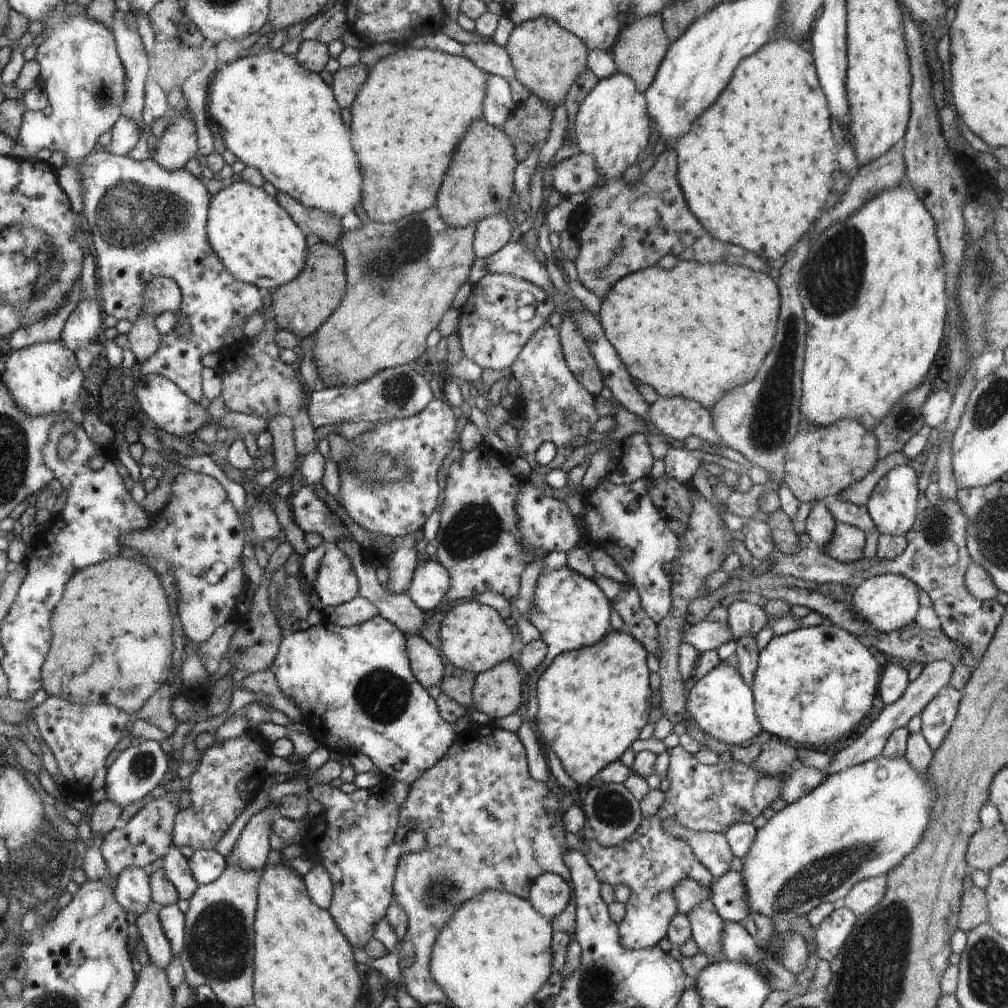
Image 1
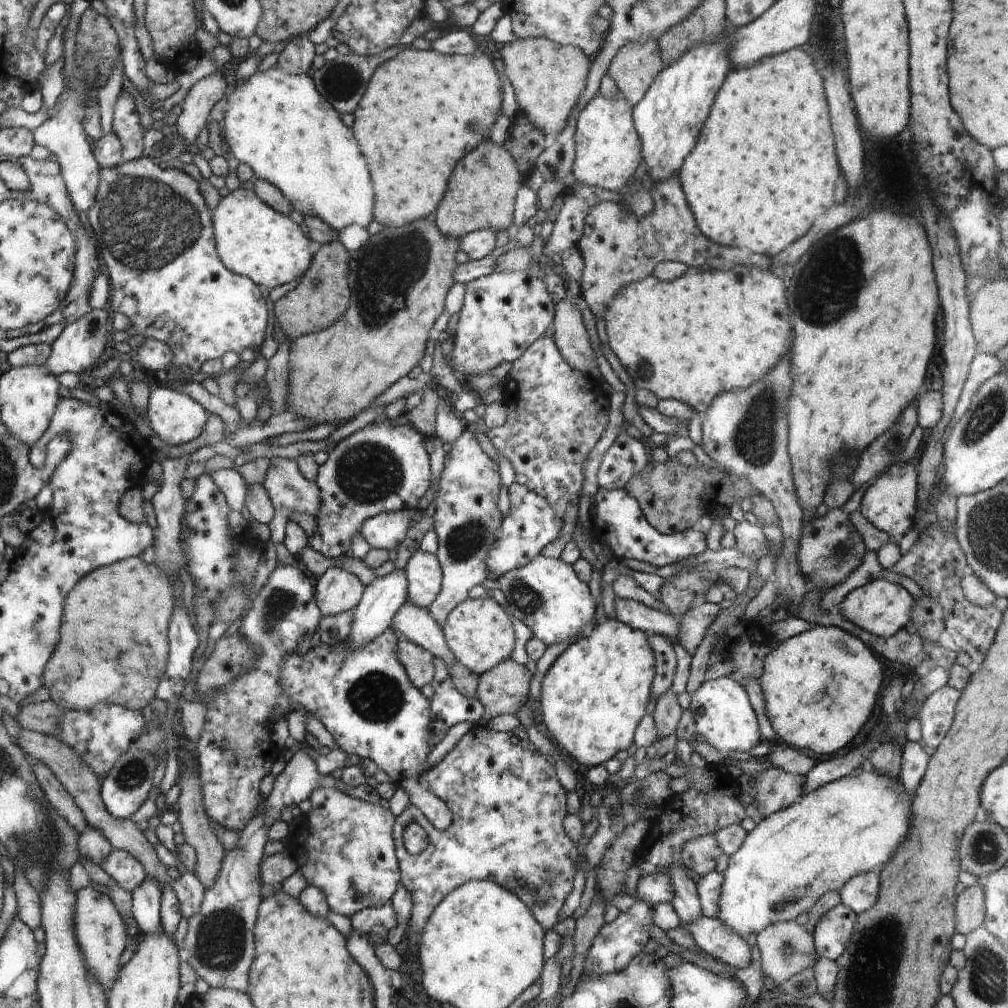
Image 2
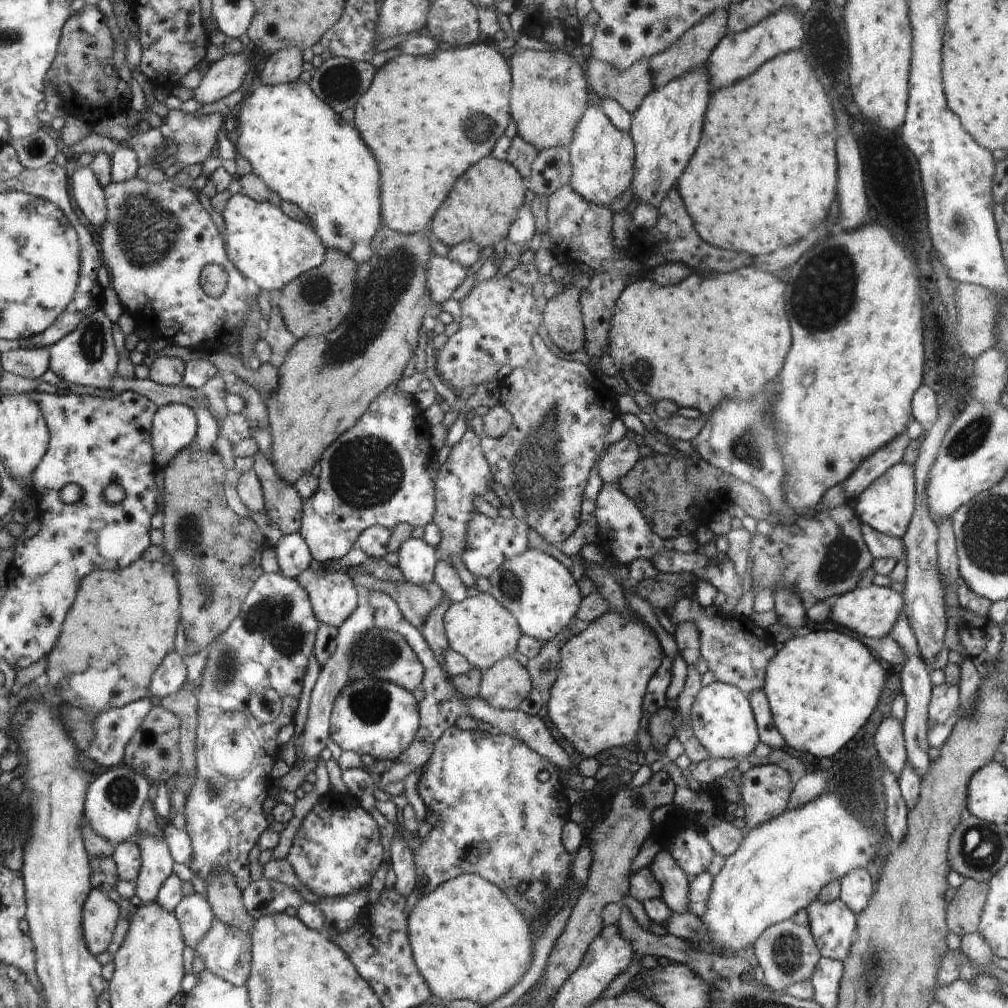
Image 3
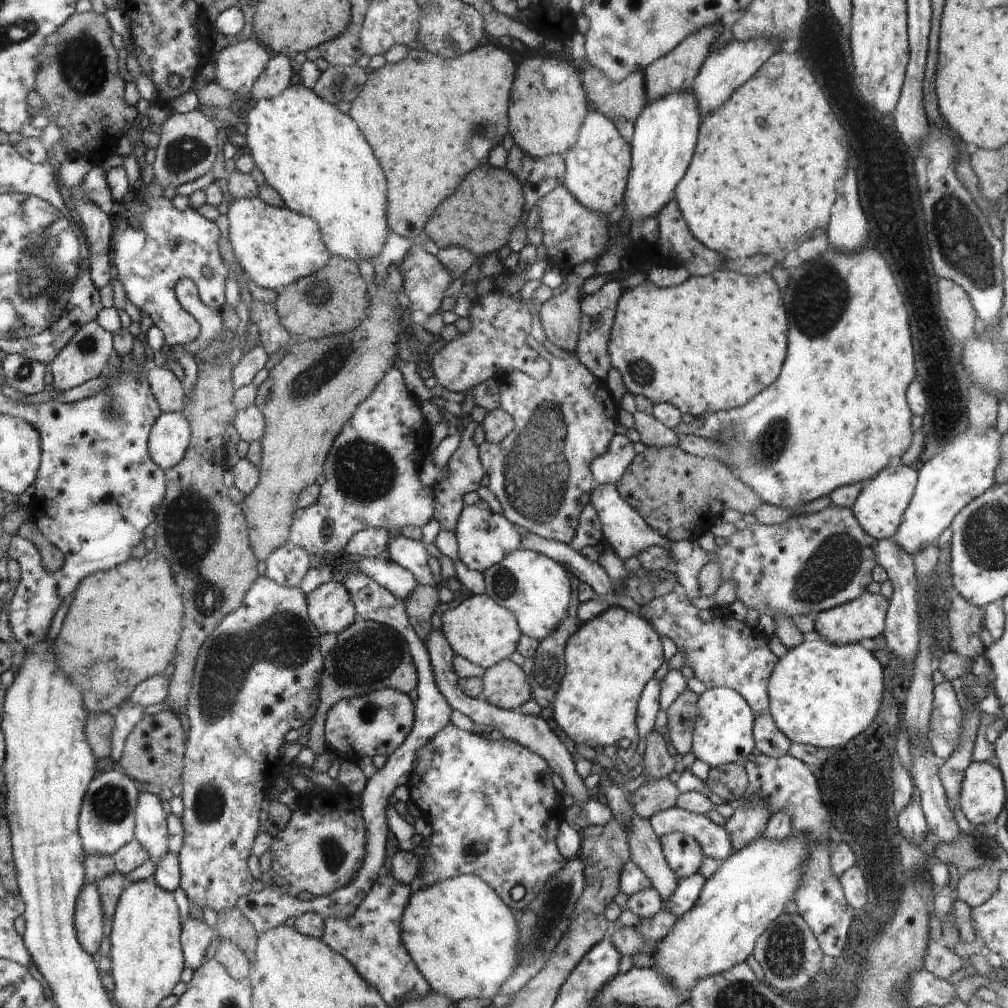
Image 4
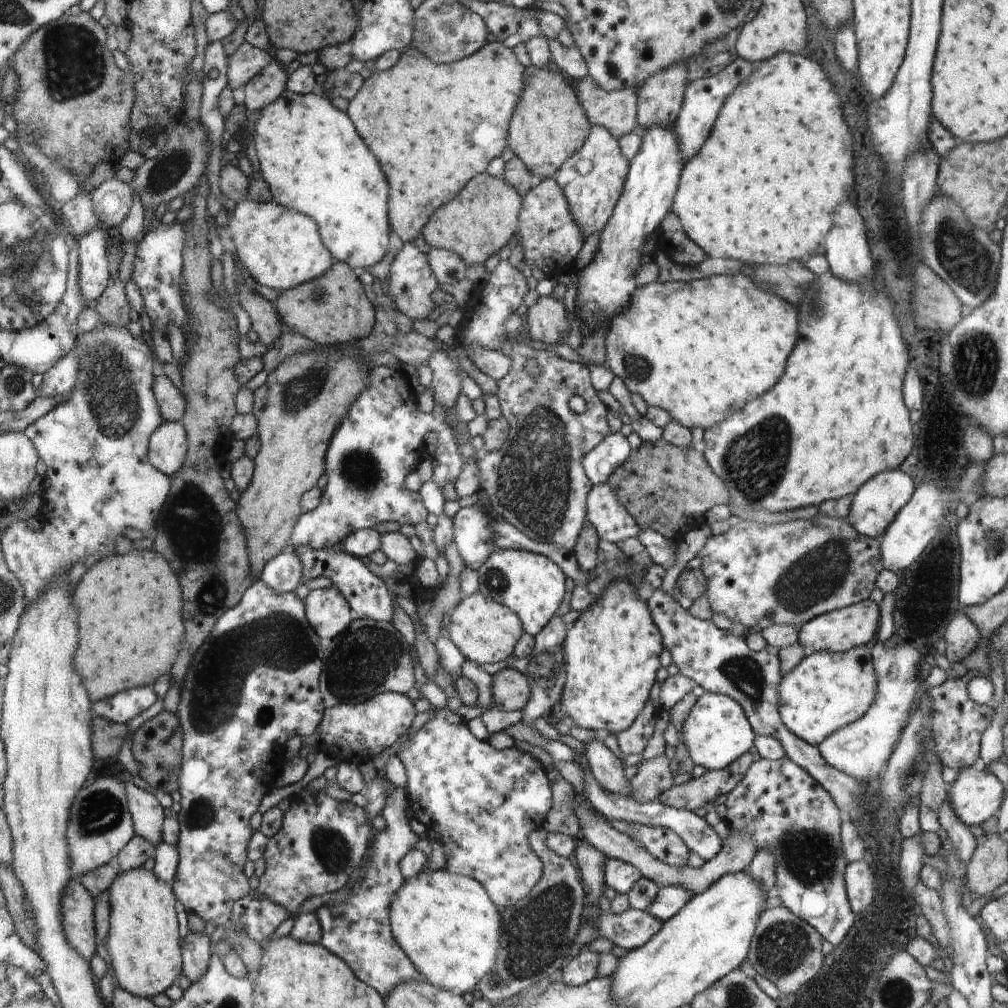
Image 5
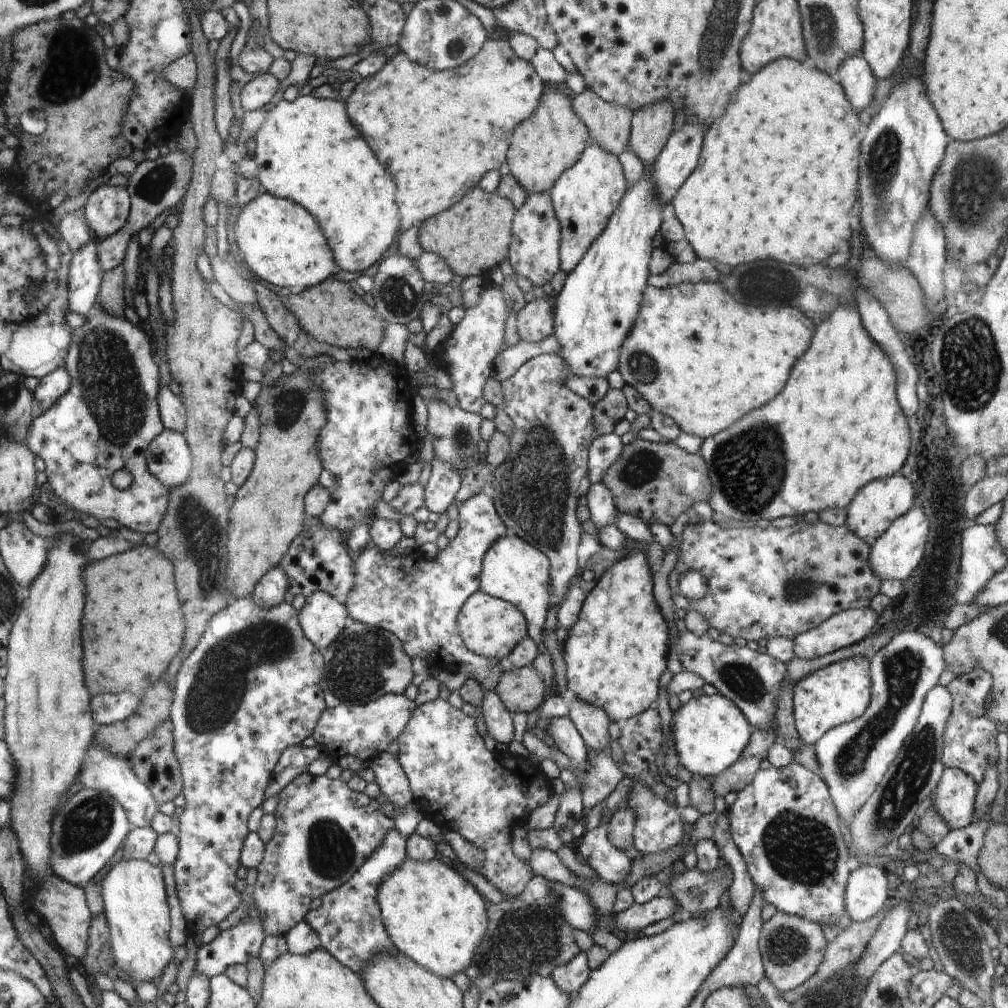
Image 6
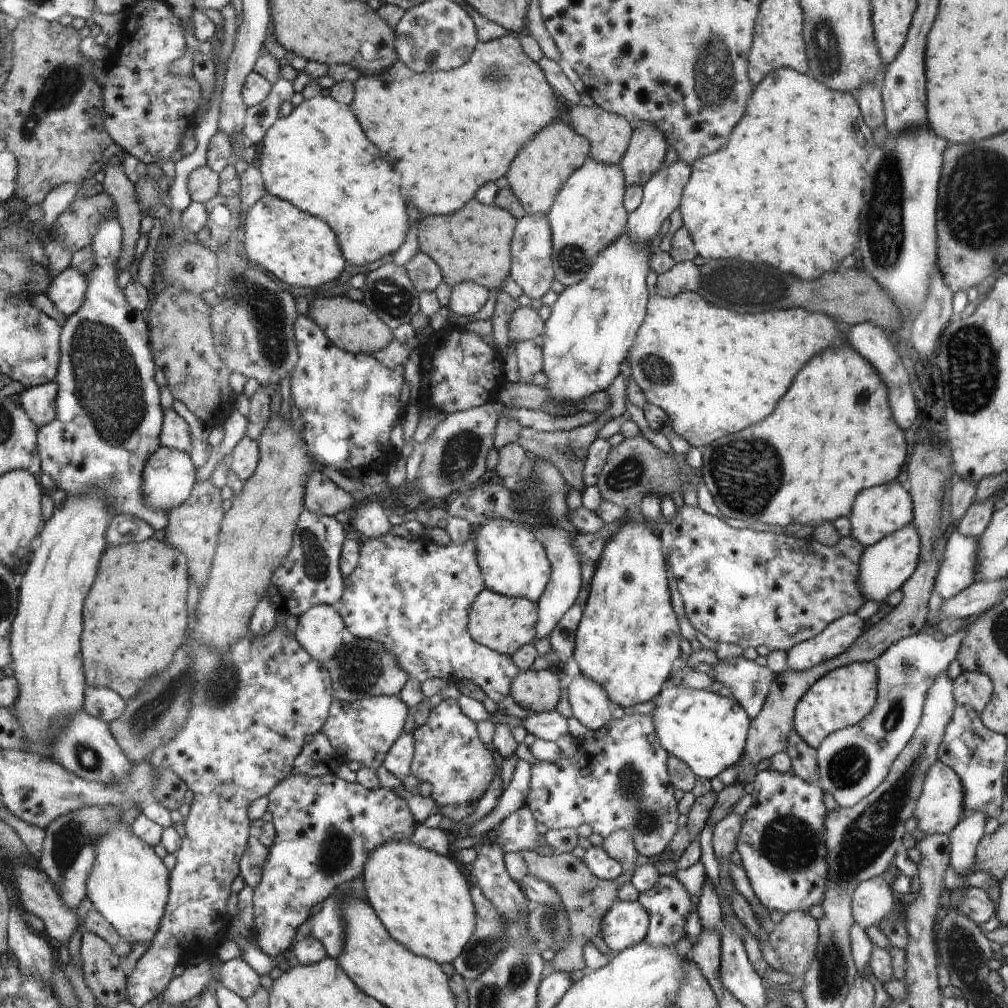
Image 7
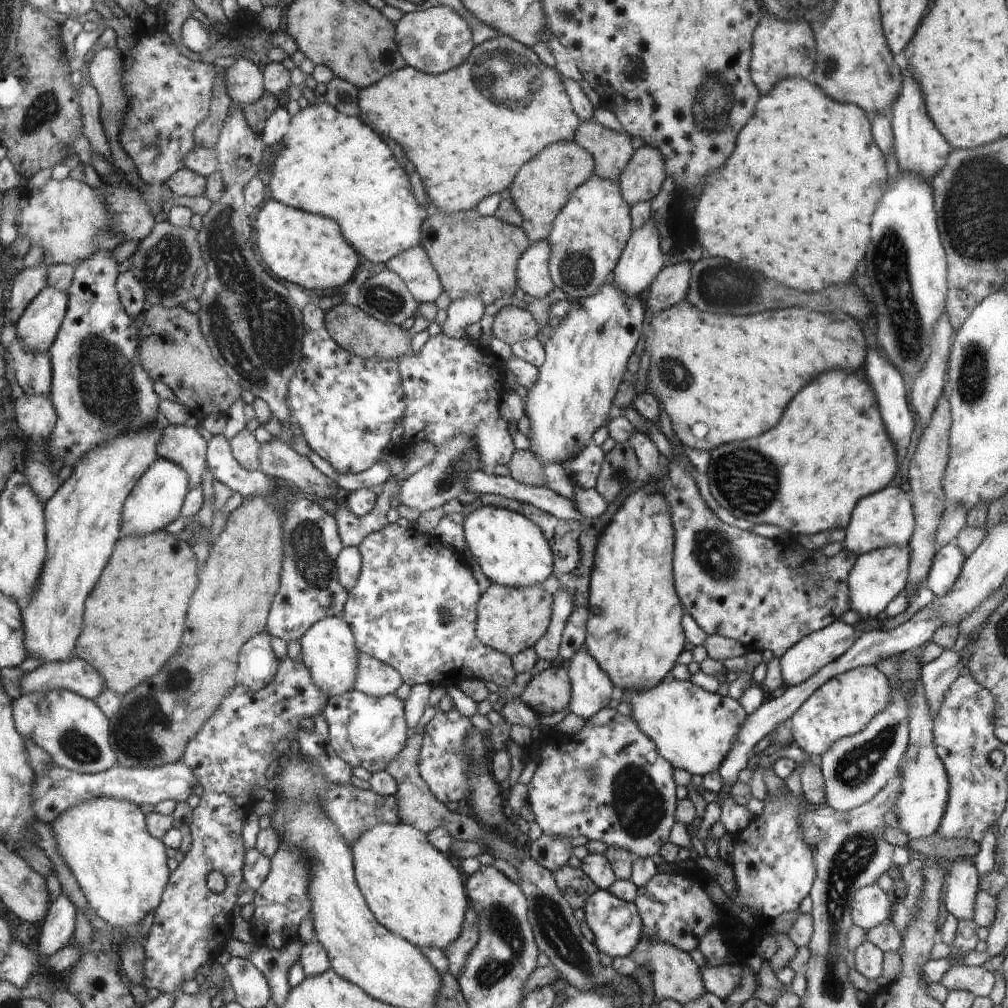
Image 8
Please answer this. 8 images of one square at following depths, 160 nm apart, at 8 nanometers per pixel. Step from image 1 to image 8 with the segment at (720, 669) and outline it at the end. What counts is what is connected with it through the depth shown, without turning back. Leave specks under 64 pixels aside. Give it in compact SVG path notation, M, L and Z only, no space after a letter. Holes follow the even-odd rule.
M672 676L652 689L623 691L626 702L632 706L630 718L653 739L658 752L674 768L684 769L693 776L706 776L722 766L748 718L748 712L738 700L710 693Z

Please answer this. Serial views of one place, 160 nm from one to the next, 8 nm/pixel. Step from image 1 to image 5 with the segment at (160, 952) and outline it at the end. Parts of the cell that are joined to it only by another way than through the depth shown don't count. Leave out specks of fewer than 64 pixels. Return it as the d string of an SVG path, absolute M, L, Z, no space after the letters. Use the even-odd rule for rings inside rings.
M126 779L126 784L137 835L154 841L156 845L162 843L165 821L162 802L158 800L158 796L136 786L134 782Z

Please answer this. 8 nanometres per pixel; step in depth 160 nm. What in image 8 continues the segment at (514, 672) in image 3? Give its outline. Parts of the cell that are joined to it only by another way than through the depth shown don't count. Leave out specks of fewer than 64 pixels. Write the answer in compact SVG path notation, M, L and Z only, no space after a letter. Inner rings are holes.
M551 666L541 671L532 677L518 698L538 716L544 716L544 710L564 710L572 700L572 683L566 669Z

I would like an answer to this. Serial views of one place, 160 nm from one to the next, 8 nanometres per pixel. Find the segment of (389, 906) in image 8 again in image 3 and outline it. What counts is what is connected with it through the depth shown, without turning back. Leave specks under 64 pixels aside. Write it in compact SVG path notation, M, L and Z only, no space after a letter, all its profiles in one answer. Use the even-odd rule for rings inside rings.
M462 873L460 876L451 878L449 881L439 884L432 892L420 895L414 908L409 912L407 917L407 937L413 952L413 960L425 980L428 988L430 988L434 996L438 996L443 1002L446 1001L463 1001L464 999L482 1003L484 1006L508 992L529 969L532 962L532 940L530 940L530 928L524 920L524 916L520 914L518 908L508 900L506 895L500 888L490 883L489 879L482 878L479 874Z

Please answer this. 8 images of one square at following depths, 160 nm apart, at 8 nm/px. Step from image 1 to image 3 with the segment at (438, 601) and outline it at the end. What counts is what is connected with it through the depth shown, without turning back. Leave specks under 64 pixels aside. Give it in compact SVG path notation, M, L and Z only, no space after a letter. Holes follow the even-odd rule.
M408 538L393 557L406 582L417 585L433 582L438 557L436 549L423 538Z

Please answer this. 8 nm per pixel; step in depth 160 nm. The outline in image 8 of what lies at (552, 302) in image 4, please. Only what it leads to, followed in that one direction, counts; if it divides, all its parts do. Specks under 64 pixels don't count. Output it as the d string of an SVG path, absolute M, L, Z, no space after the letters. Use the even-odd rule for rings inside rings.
M507 305L496 313L491 330L494 337L512 346L533 339L541 328L530 311Z

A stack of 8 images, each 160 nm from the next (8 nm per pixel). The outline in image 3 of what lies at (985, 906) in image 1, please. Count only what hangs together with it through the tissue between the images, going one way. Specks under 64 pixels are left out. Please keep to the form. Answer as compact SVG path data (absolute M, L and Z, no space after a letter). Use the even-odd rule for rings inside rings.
M965 878L950 901L949 925L951 933L962 937L968 933L977 932L988 894L988 882L976 882L974 879Z

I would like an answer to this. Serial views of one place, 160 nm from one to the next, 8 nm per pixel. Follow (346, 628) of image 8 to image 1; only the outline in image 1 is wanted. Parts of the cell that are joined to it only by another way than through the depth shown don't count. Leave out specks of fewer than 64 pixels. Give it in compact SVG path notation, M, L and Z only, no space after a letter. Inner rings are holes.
M336 543L325 544L325 556L314 582L315 590L324 605L338 606L352 601L360 593L360 580L352 566L352 560Z

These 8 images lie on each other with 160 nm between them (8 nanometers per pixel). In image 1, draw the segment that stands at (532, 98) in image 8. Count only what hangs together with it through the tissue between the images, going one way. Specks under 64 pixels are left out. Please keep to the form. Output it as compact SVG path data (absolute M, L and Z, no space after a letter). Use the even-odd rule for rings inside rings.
M410 45L398 47L394 53L377 60L376 64L368 69L367 79L352 102L350 112L352 114L351 124L354 126L353 145L357 149L358 158L361 159L361 173L366 174L366 198L361 198L361 205L371 221L379 223L400 221L401 218L408 217L412 213L421 213L437 204L437 194L454 151L473 122L484 116L484 100L488 93L489 76L485 70L464 56L451 55L434 49L417 49Z

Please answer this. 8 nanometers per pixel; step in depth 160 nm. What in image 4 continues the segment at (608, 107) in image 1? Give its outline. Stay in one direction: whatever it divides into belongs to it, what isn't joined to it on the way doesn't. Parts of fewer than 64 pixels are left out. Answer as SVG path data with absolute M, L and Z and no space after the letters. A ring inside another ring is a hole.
M590 109L581 126L577 144L564 154L564 186L576 200L590 210L608 214L616 204L622 204L629 182L631 143L617 129L617 125L600 111Z

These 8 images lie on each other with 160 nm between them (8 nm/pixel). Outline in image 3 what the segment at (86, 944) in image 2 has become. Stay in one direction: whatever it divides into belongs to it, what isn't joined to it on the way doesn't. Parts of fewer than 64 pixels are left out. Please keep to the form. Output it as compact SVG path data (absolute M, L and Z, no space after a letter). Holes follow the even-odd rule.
M93 889L85 906L85 935L95 955L109 950L120 921L117 897L102 889Z

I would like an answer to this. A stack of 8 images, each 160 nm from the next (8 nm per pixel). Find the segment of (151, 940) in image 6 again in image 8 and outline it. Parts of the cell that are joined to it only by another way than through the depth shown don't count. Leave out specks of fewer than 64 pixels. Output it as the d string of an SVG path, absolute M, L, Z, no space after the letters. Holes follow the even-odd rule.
M98 797L67 810L52 826L60 852L85 893L88 904L114 930L140 926L152 910L160 908L171 872L166 866L166 848L162 839L150 832L147 814L144 814L142 806L114 797Z

